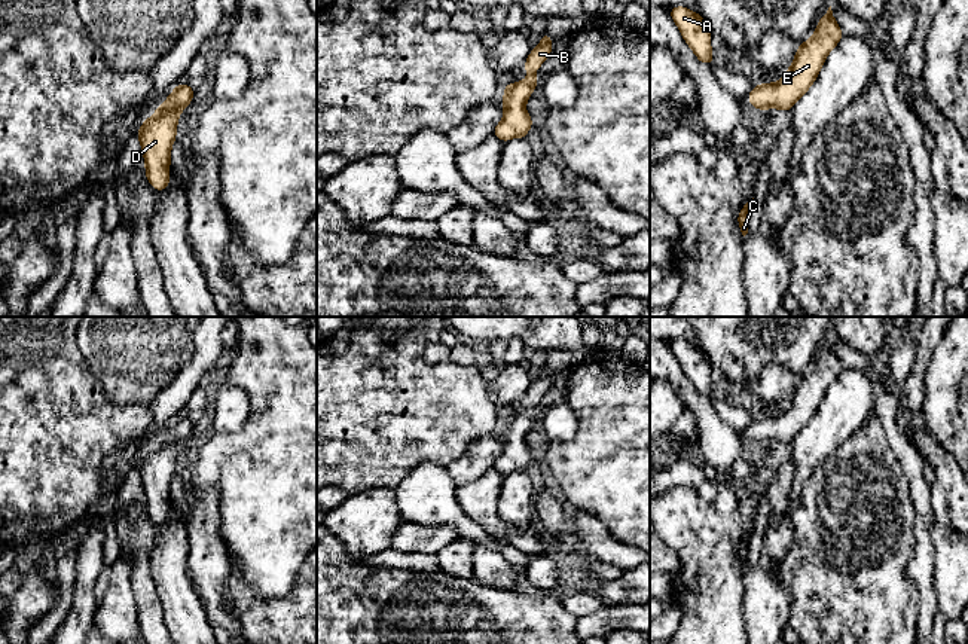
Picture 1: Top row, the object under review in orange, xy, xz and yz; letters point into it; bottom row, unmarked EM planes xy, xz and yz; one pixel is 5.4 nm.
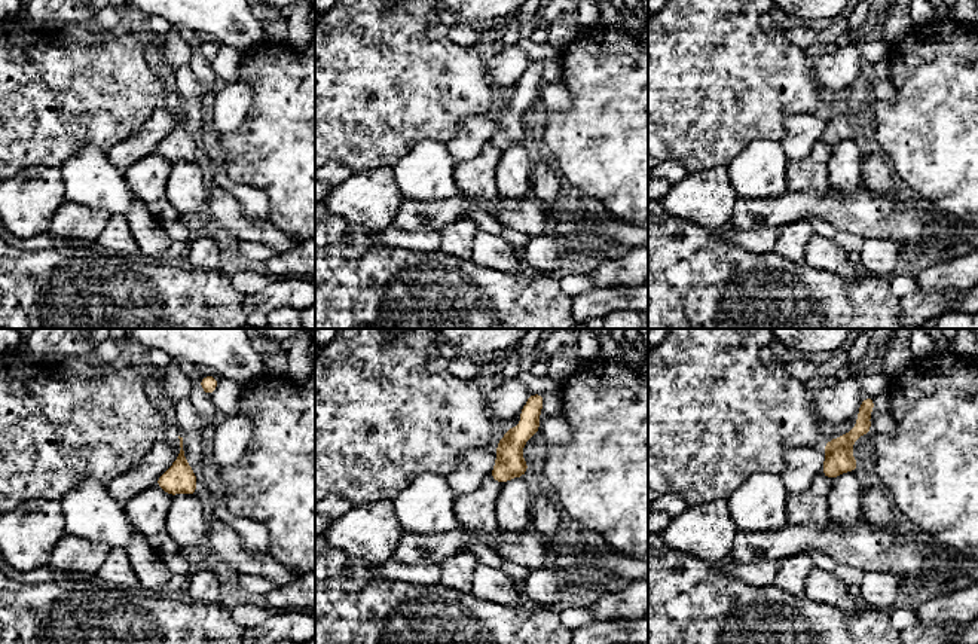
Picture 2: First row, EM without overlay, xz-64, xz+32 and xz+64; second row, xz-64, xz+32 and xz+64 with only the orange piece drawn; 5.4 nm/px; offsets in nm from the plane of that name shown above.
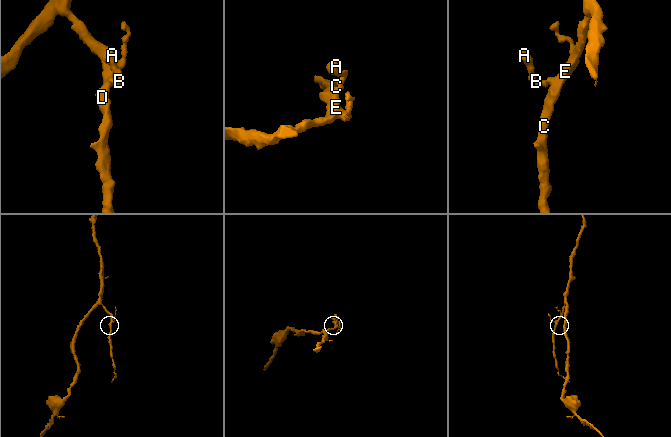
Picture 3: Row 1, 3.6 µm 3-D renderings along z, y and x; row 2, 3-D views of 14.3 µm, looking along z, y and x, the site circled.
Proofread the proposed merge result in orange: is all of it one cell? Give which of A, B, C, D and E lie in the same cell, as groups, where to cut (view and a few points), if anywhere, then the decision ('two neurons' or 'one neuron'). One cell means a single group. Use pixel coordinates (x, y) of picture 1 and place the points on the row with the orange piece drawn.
A B C D E | no cut | one neuron

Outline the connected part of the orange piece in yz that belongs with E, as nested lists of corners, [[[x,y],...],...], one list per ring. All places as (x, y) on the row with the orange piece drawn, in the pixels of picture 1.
[[[830,6],[815,27],[815,34],[797,46],[796,57],[784,77],[772,83],[757,83],[748,94],[748,103],[755,110],[781,109],[790,112],[815,83],[828,54],[842,37],[842,28]]]

